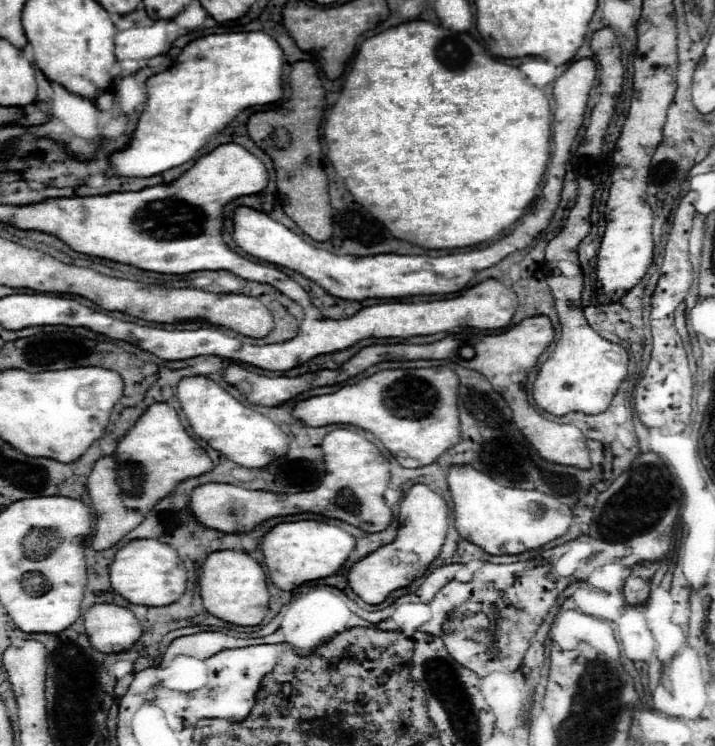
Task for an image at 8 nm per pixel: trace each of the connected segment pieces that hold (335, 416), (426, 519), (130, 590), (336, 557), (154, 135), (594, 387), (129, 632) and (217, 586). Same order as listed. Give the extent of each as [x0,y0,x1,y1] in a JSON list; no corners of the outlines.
[[293,367,459,467],[347,485,447,603],[109,539,187,607],[259,519,355,591],[107,33,283,177],[533,279,629,415],[83,603,141,653],[199,551,269,625]]

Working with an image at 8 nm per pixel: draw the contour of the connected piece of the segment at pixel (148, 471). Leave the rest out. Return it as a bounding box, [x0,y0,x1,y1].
[87,403,213,551]

